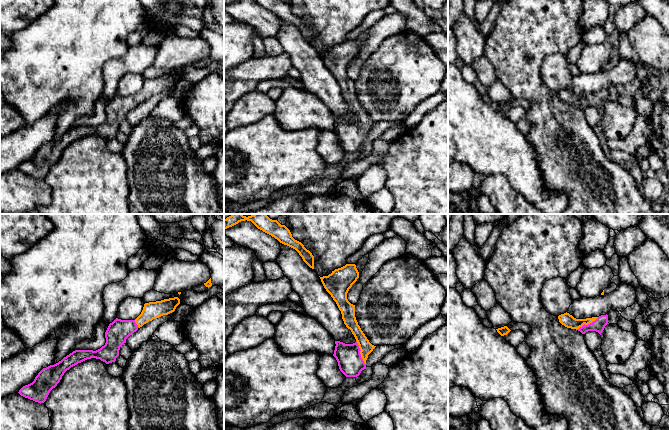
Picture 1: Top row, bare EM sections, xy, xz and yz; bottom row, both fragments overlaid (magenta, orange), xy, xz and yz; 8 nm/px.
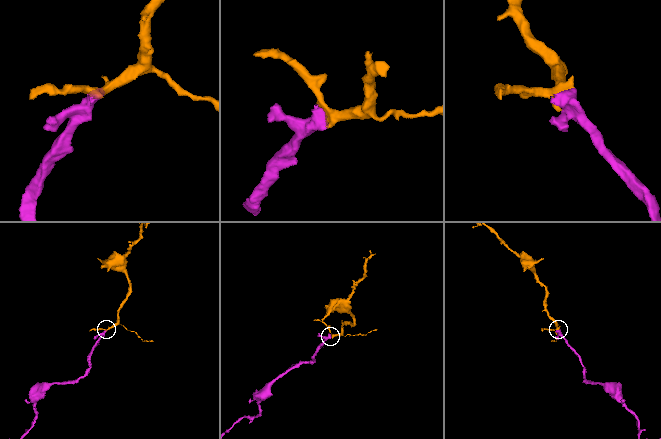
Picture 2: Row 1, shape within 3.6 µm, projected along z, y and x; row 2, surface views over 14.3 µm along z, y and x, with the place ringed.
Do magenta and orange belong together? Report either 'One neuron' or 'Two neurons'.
One neuron

